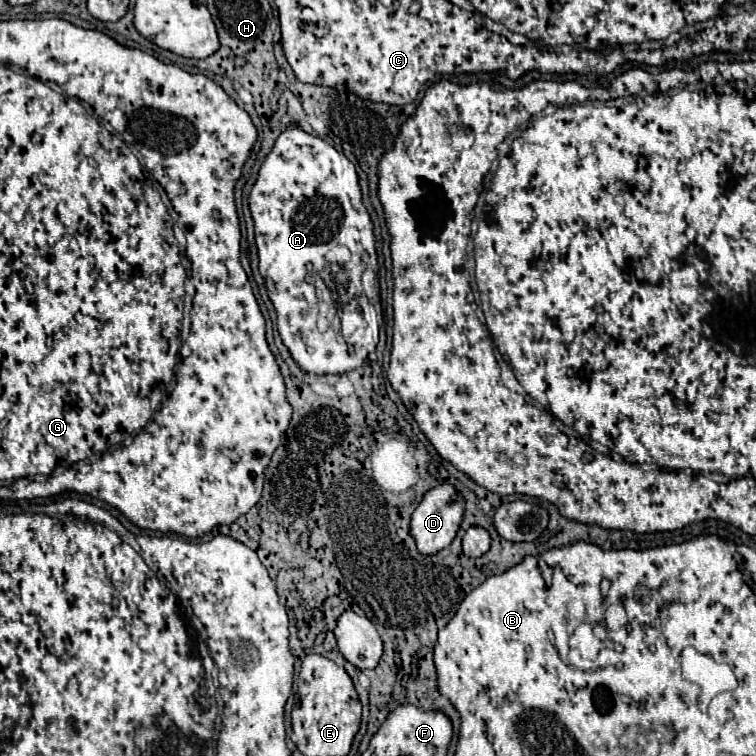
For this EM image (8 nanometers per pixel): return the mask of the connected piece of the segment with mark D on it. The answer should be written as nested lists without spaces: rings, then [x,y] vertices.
[[[443,482],[431,488],[411,516],[411,530],[421,554],[435,554],[437,550],[443,550],[445,546],[449,546],[449,542],[455,538],[459,530],[463,514],[465,514],[465,498],[461,496],[461,492],[457,492],[453,484]]]

